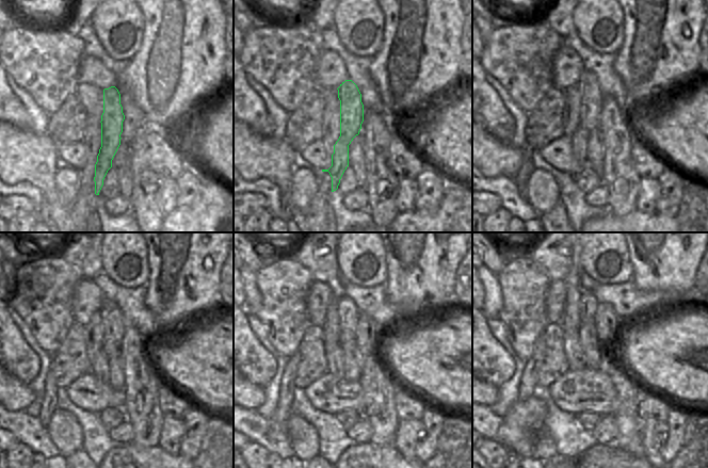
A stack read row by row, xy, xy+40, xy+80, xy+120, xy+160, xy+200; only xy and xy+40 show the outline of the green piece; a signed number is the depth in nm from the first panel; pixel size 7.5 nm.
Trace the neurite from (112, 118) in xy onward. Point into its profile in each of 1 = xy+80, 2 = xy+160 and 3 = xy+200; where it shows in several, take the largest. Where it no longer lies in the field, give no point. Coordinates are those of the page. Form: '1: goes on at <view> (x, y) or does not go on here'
1: goes on at xy+80 (591, 96)
2: goes on at xy+160 (348, 311)
3: goes on at xy+200 (588, 304)

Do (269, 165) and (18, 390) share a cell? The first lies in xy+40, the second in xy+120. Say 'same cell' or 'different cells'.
same cell

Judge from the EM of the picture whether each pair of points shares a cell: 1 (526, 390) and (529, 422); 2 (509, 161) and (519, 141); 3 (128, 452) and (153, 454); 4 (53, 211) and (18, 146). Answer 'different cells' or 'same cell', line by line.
1: different cells
2: different cells
3: same cell
4: same cell

